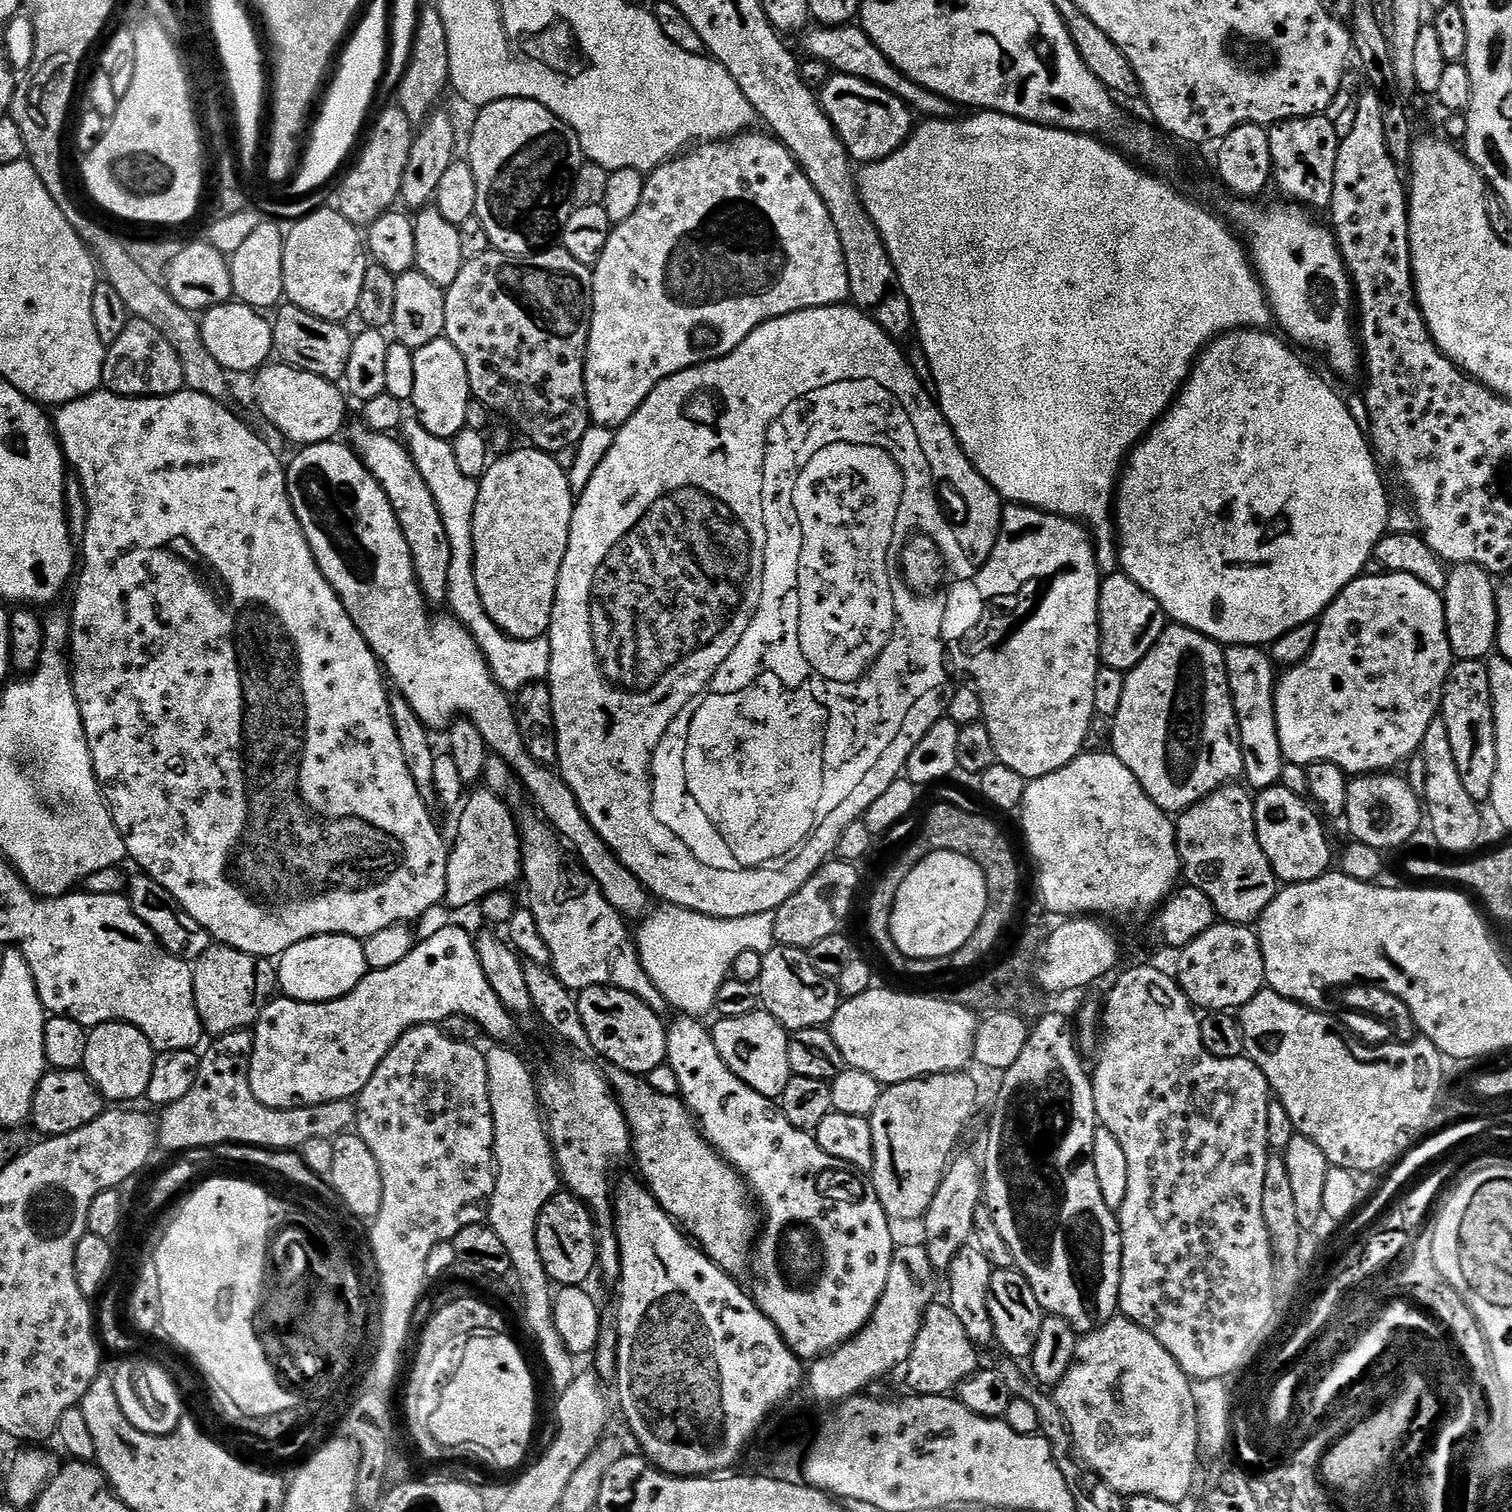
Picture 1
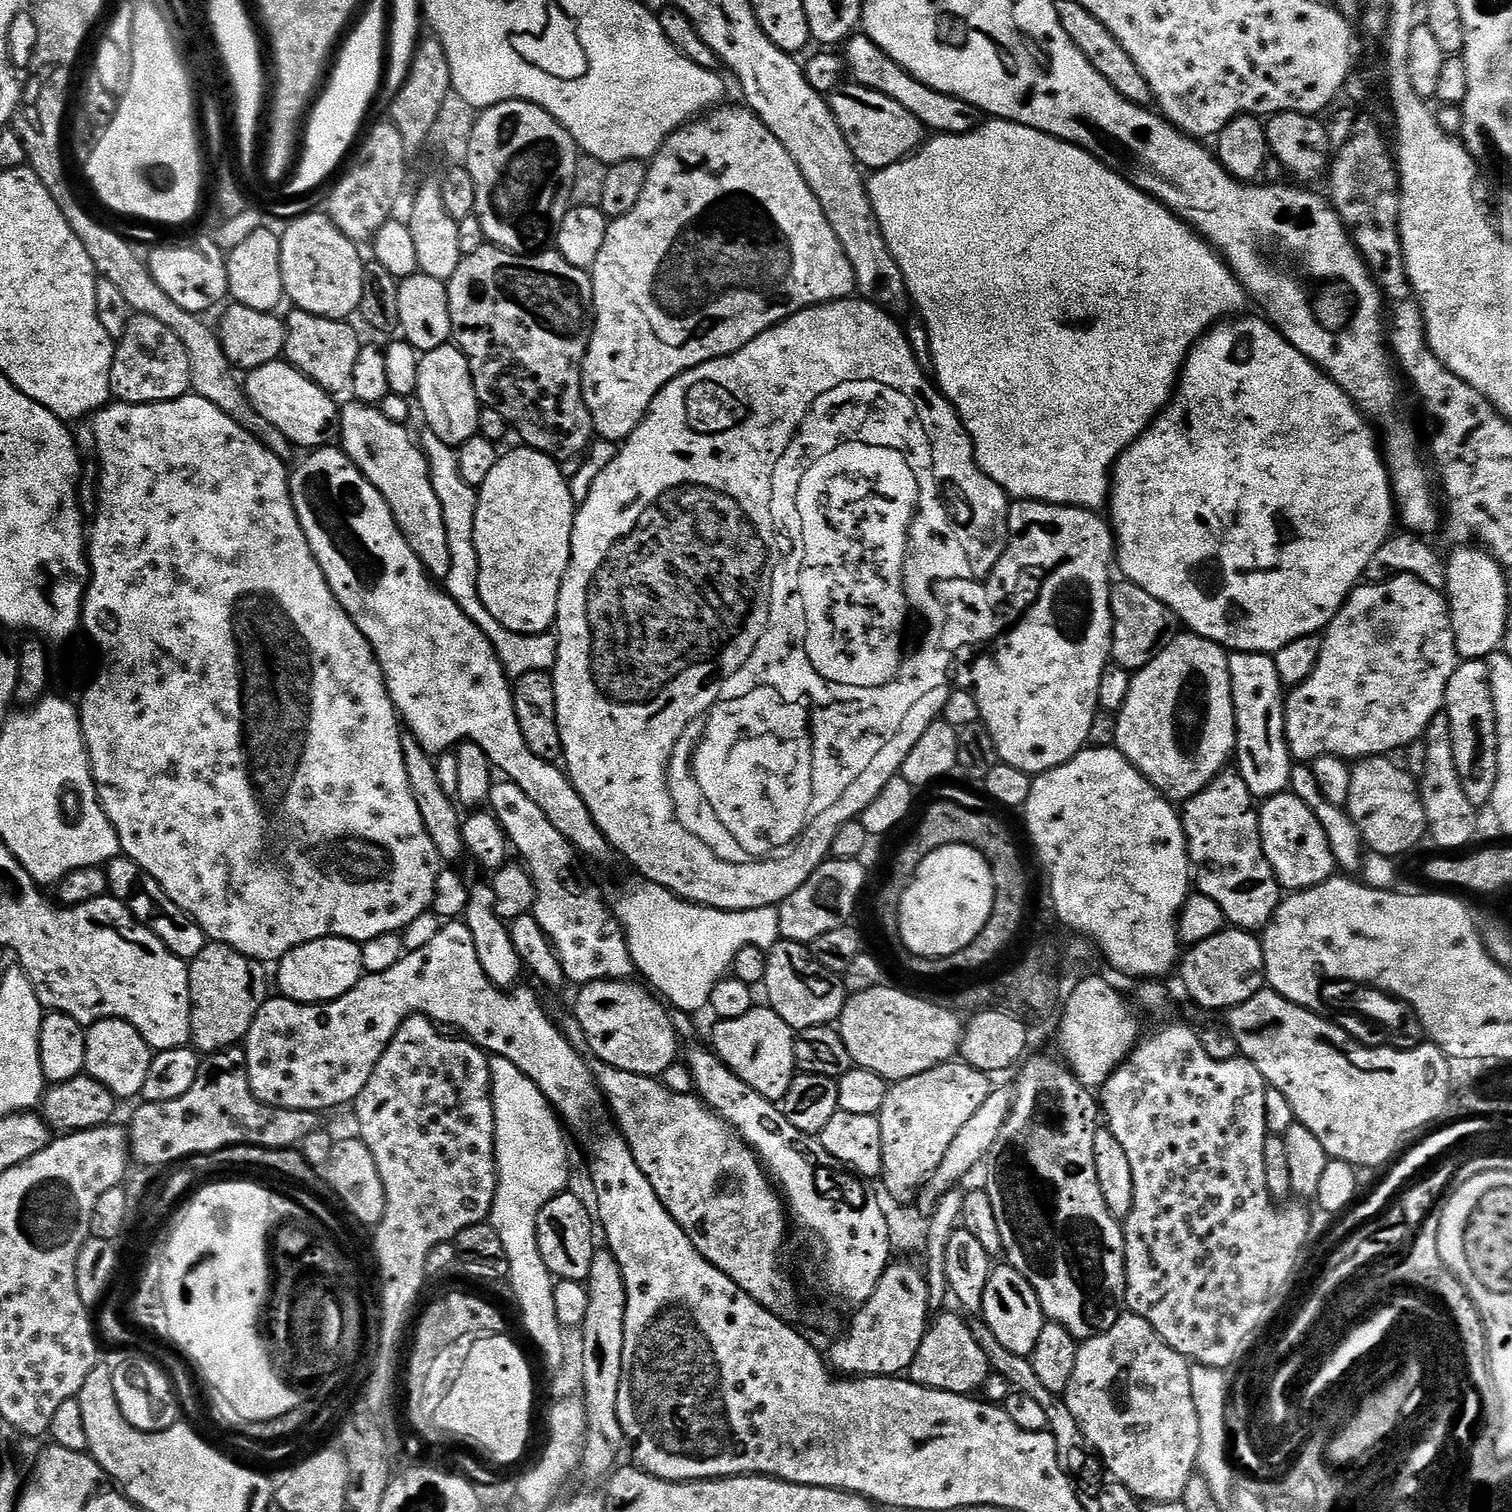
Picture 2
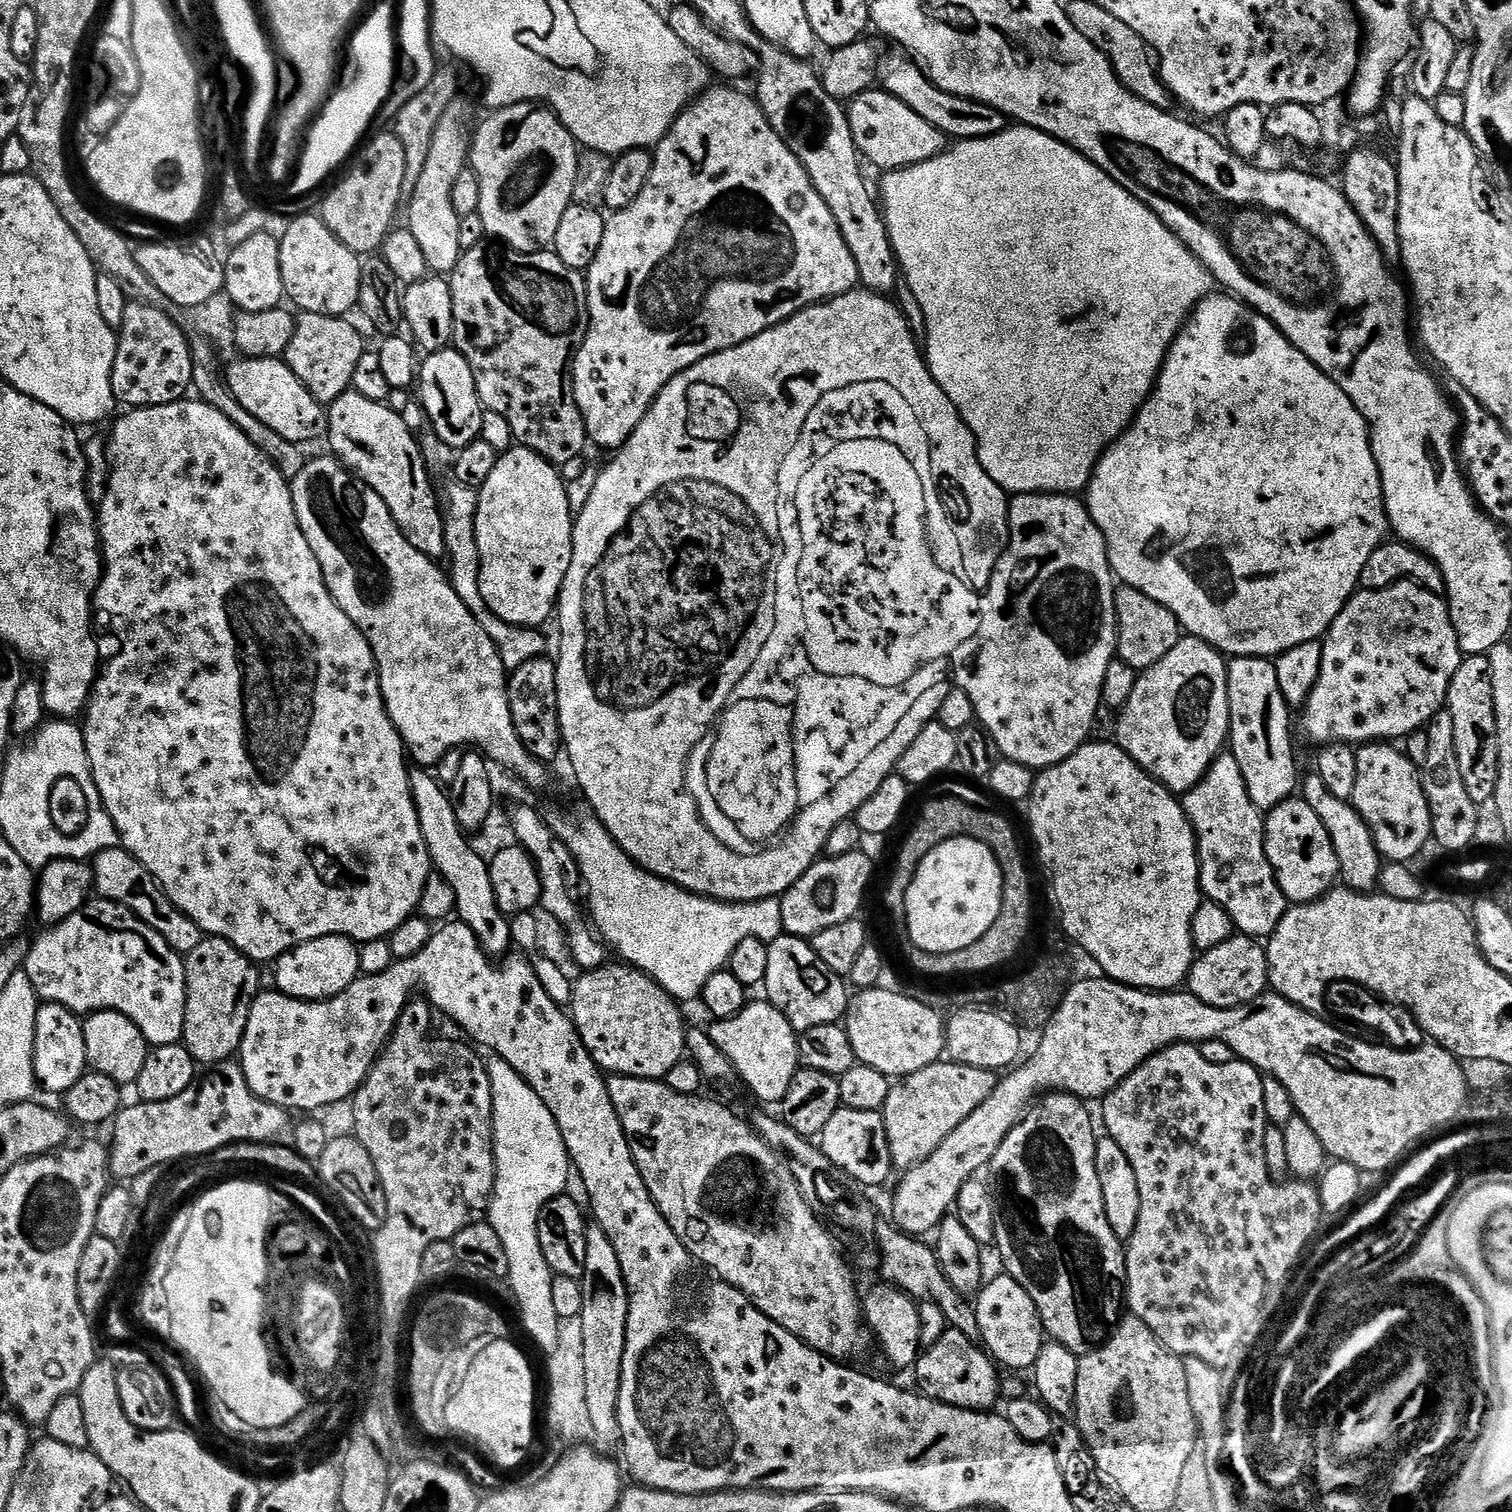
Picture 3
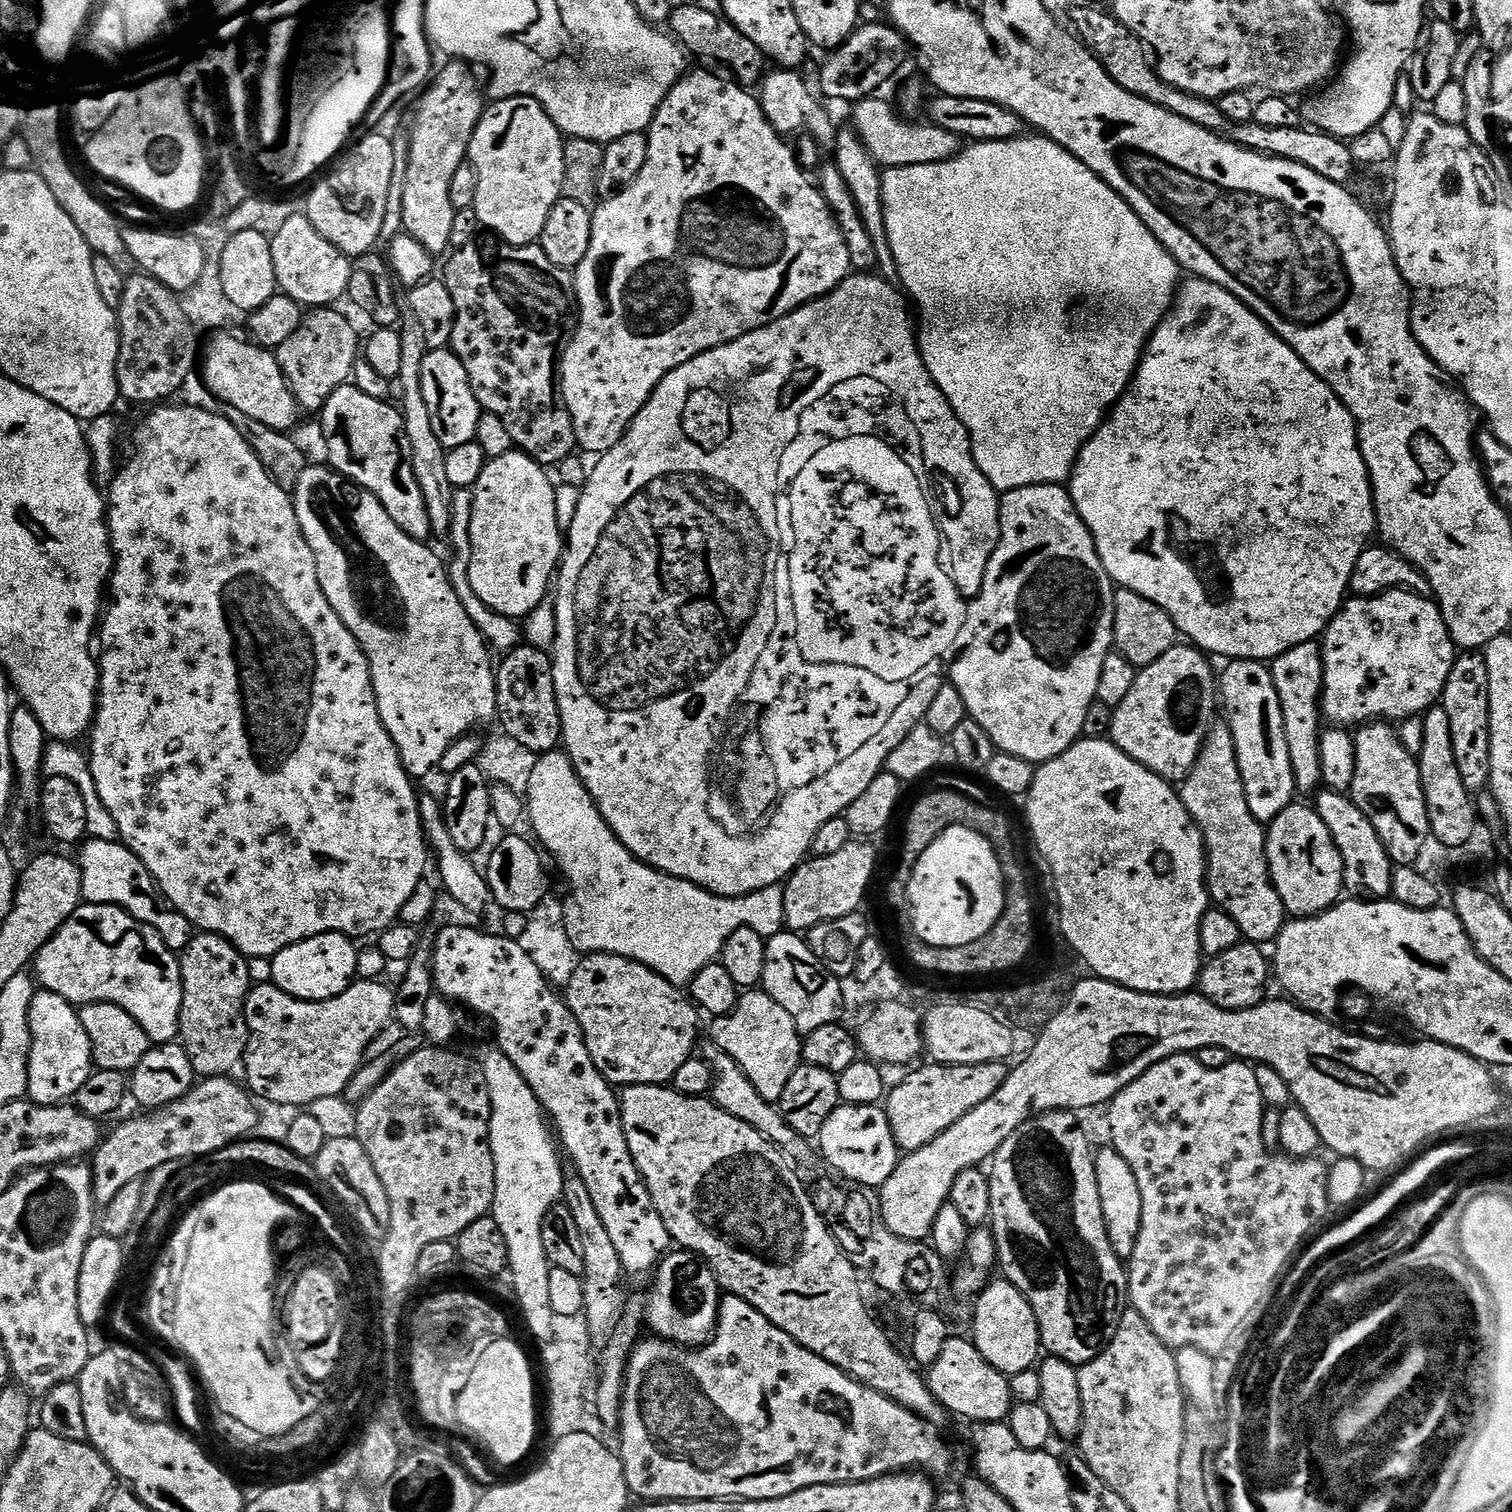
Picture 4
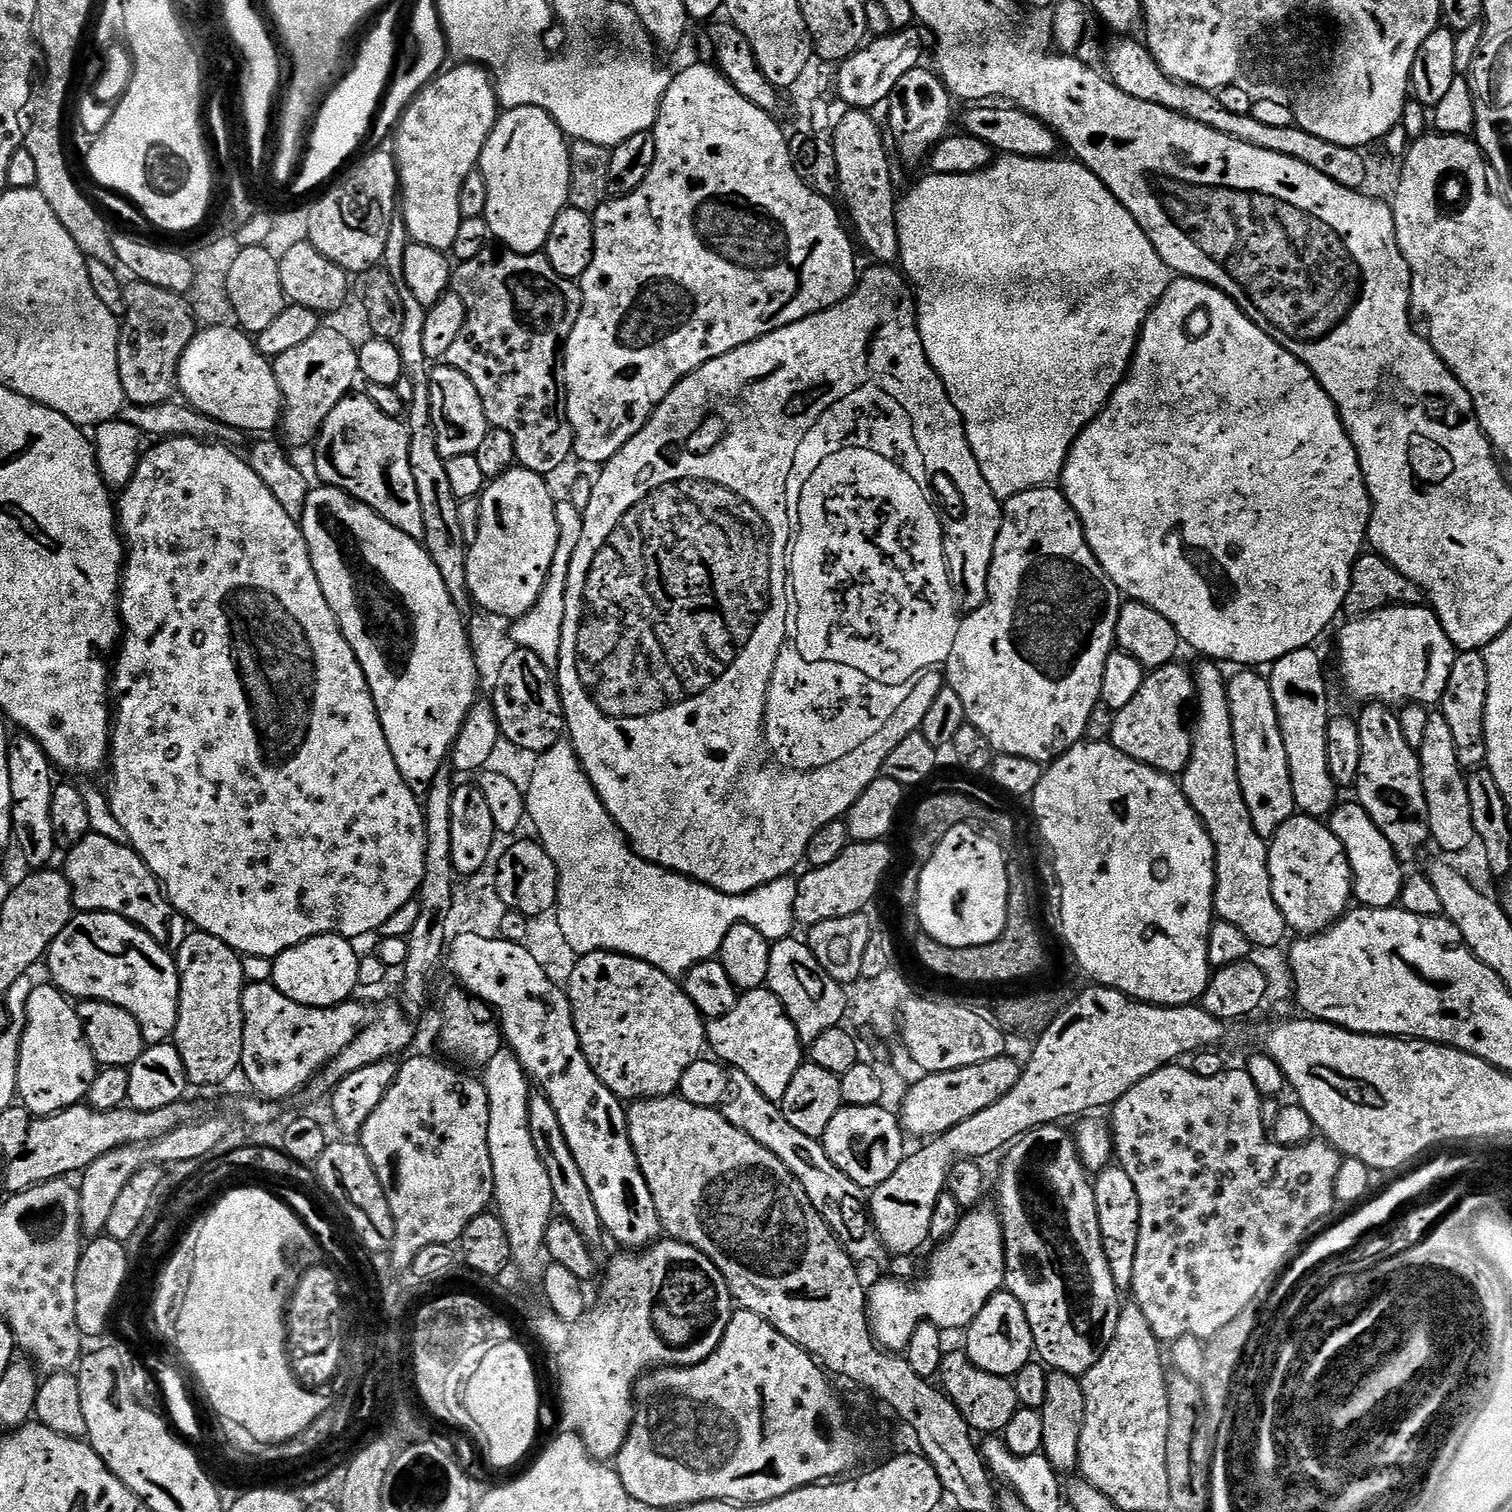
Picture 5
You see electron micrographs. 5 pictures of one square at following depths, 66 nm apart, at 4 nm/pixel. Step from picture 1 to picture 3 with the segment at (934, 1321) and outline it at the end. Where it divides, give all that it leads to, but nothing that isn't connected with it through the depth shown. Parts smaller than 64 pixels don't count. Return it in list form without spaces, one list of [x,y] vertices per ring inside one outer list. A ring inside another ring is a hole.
[[[949,1327],[942,1334],[942,1338],[938,1339],[938,1342],[925,1347],[921,1351],[920,1357],[916,1359],[914,1373],[916,1372],[917,1385],[915,1384],[915,1387],[923,1395],[936,1400],[939,1404],[949,1404],[955,1408],[965,1408],[971,1412],[986,1412],[995,1409],[996,1400],[999,1401],[1001,1399],[1002,1376],[1001,1373],[996,1373],[996,1370],[998,1368],[992,1356],[983,1347],[972,1344],[958,1329]]]

